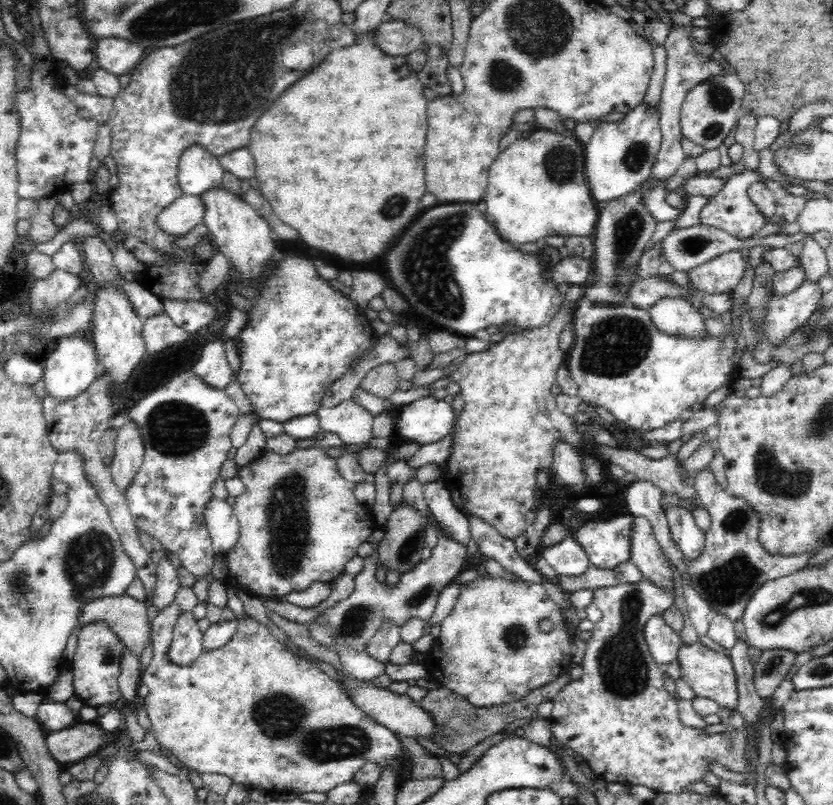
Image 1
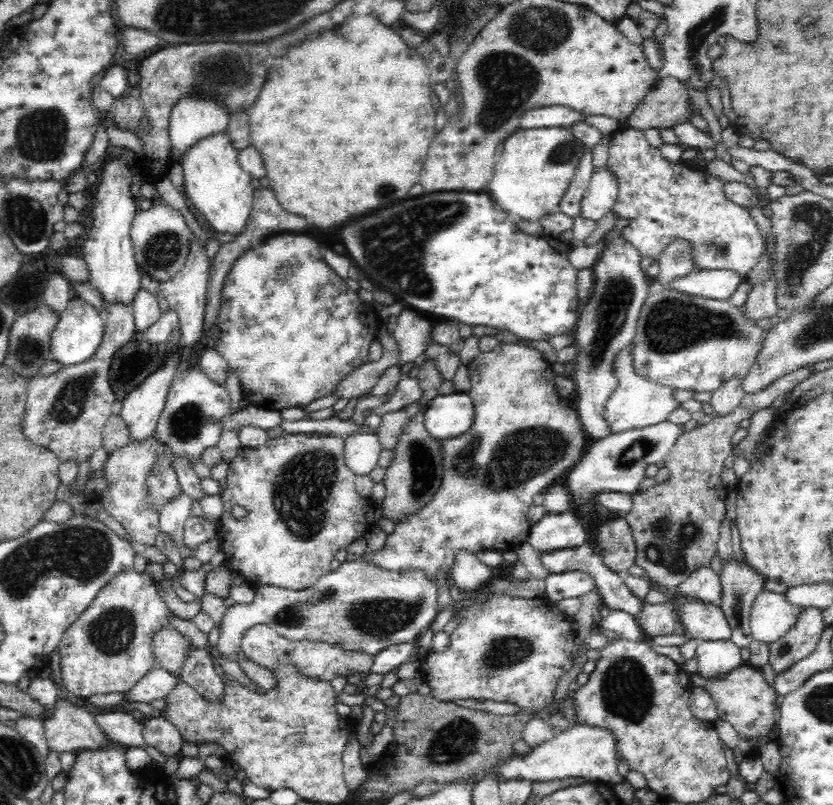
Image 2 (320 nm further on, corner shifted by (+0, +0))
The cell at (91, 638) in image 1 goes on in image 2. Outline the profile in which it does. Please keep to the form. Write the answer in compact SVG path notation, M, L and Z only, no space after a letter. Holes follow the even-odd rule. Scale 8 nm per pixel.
M134 567L123 571L104 584L90 606L68 626L58 644L61 682L66 690L82 700L92 694L125 693L153 668L159 667L152 652L153 636L161 628L174 628L170 620L179 616L169 609L156 583L146 571L138 572Z

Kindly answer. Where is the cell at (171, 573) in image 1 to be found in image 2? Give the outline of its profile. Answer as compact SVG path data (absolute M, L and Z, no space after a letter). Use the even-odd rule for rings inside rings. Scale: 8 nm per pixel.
M180 492L174 498L174 502L164 504L159 512L161 531L169 534L180 547L183 545L183 529L186 520L191 516L192 502L193 500L185 492Z

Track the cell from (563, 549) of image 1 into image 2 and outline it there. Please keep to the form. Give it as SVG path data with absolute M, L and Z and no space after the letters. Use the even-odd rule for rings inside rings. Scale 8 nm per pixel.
M572 510L560 513L546 513L532 524L527 540L538 553L545 550L574 548L586 543L586 530Z

